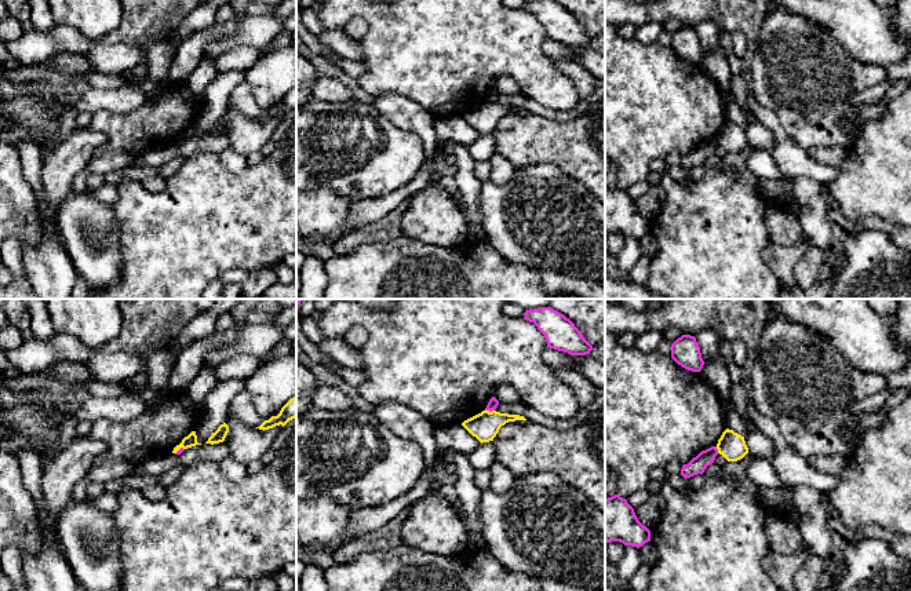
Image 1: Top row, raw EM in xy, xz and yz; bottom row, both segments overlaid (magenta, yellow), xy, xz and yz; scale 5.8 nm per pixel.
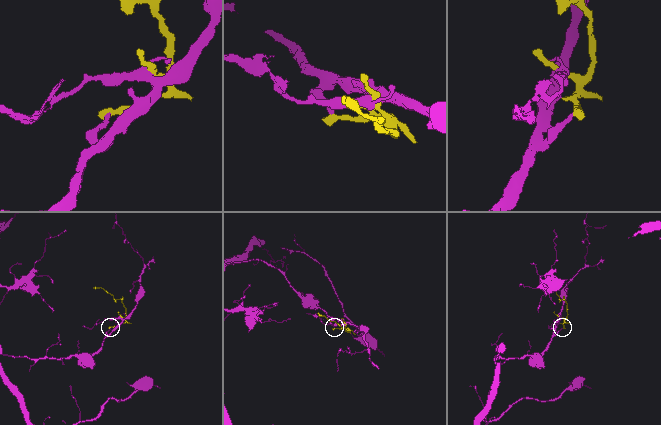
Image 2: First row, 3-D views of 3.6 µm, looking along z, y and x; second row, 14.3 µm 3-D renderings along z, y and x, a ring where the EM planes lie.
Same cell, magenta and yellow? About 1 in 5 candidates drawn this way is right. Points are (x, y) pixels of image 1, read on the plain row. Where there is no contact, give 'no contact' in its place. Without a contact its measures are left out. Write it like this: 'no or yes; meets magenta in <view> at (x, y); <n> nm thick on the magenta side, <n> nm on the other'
no; meets magenta in xz at (489, 102); 60 nm thick on the magenta side, 160 nm on the other

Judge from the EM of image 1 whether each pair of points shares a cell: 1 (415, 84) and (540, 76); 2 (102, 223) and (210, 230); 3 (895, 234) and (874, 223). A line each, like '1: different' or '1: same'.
1: same
2: different
3: same

